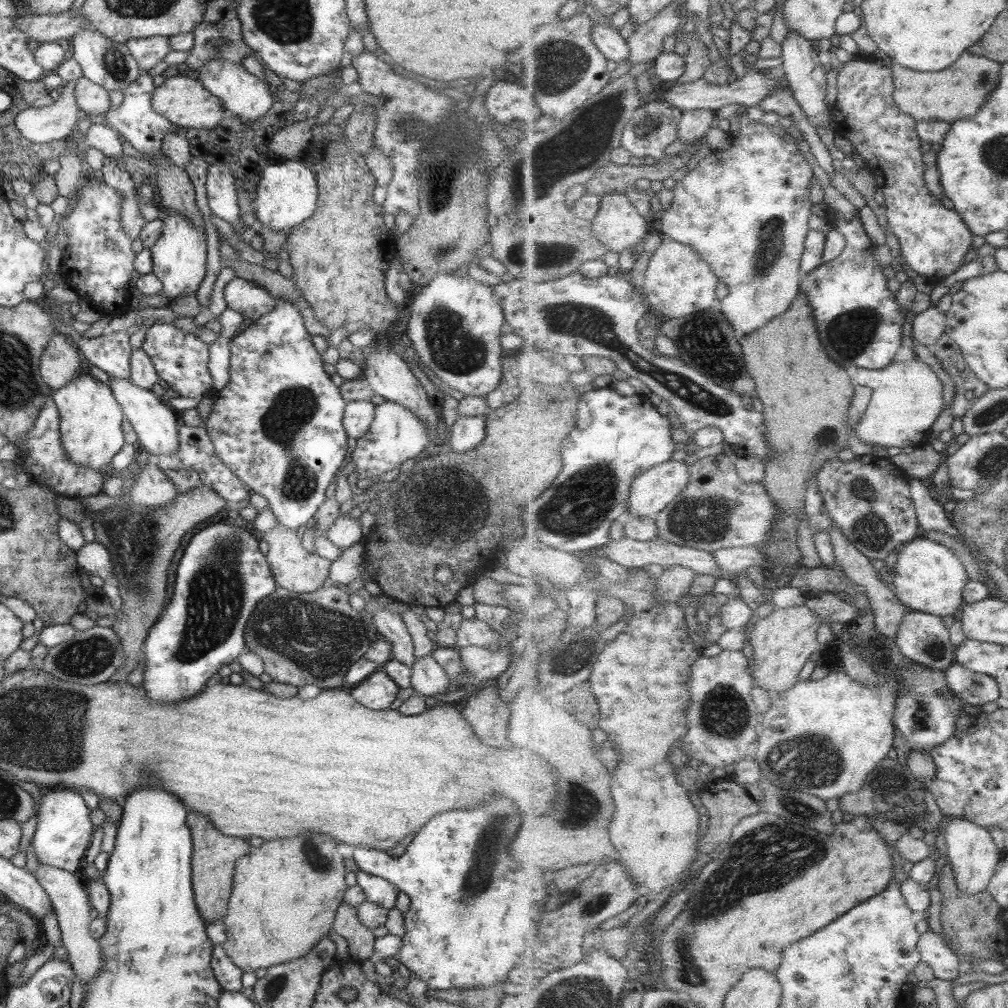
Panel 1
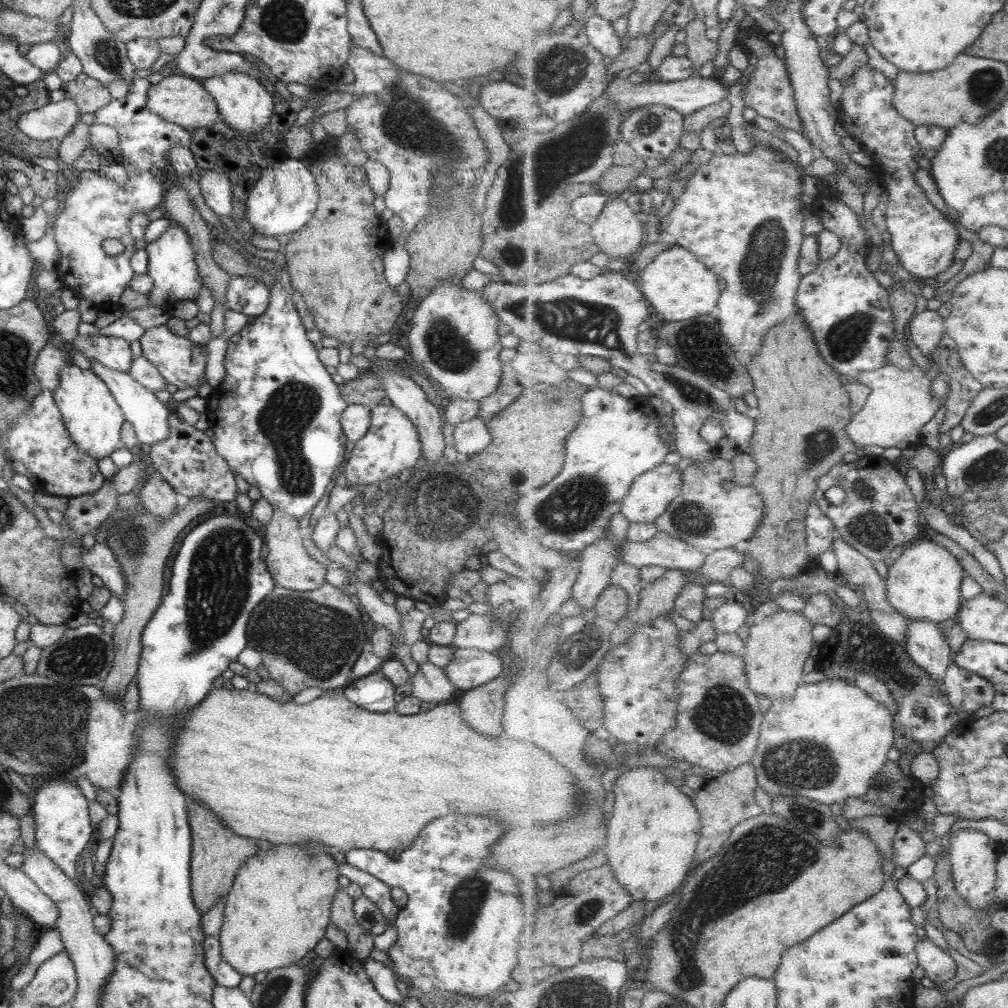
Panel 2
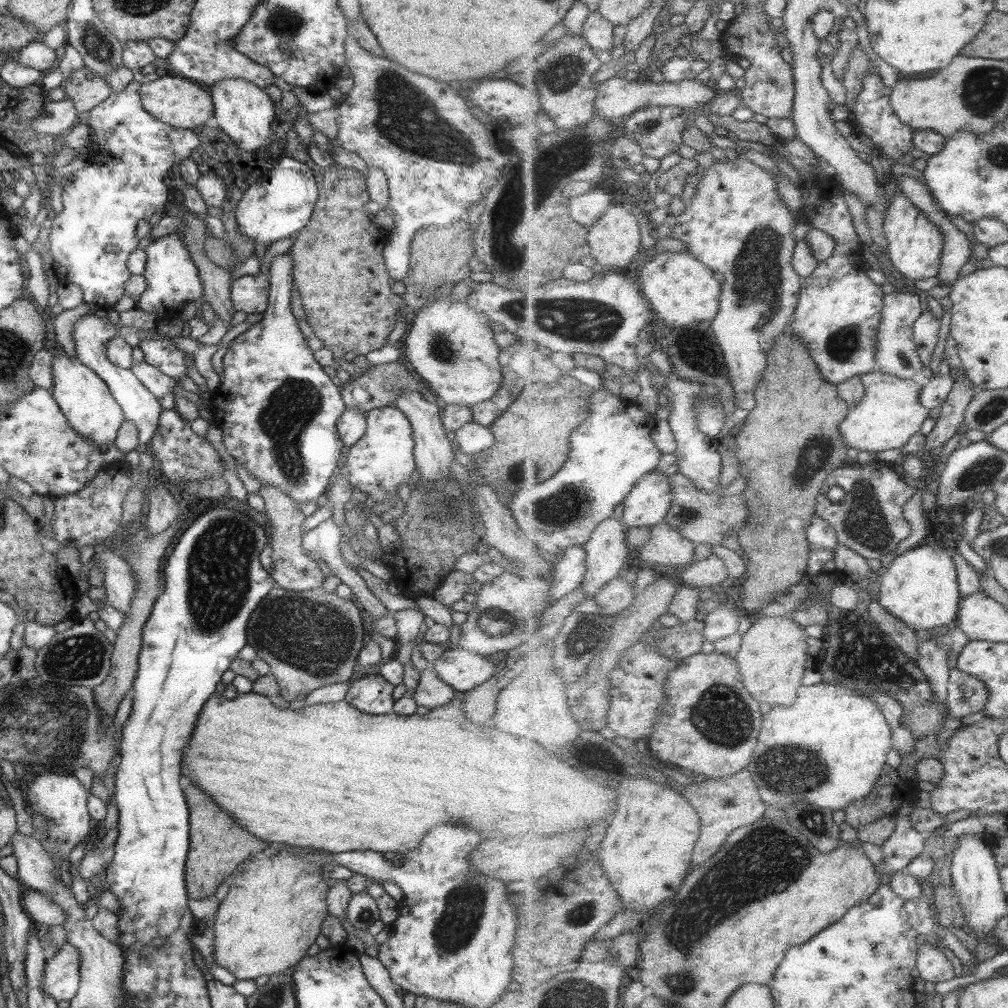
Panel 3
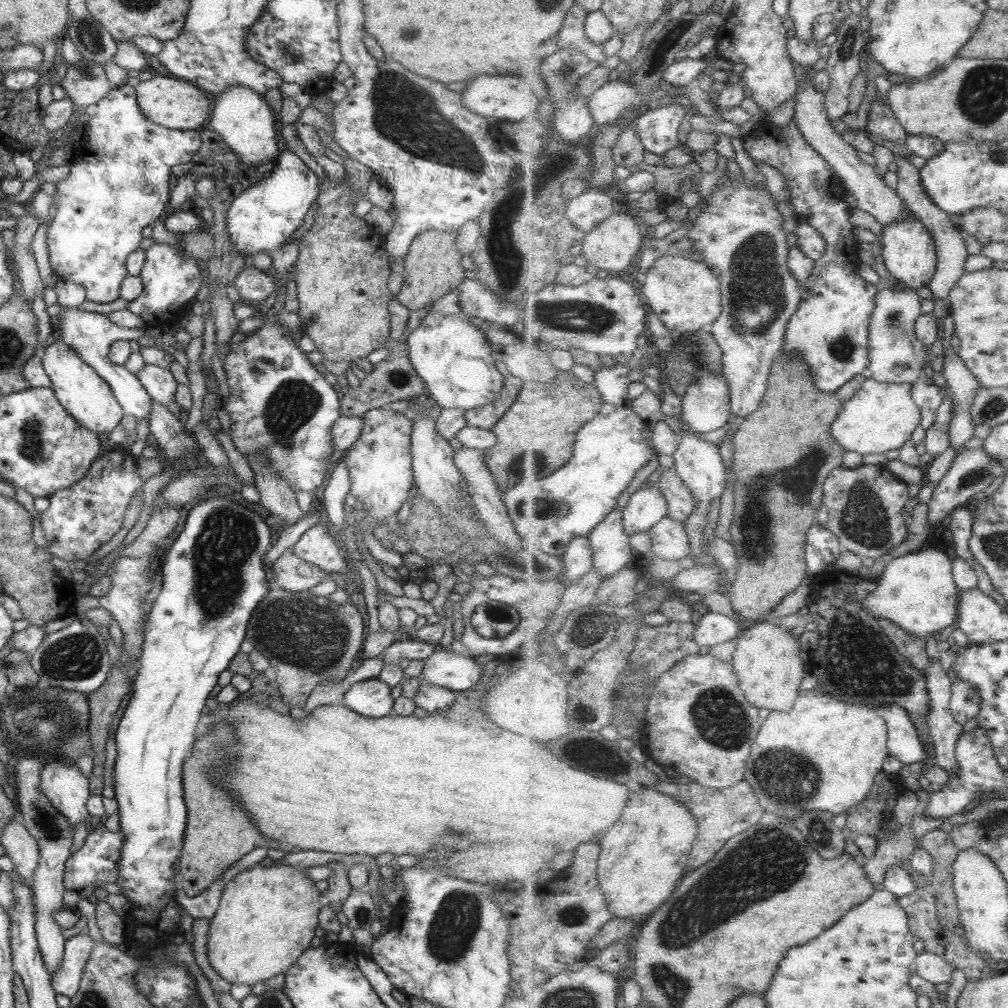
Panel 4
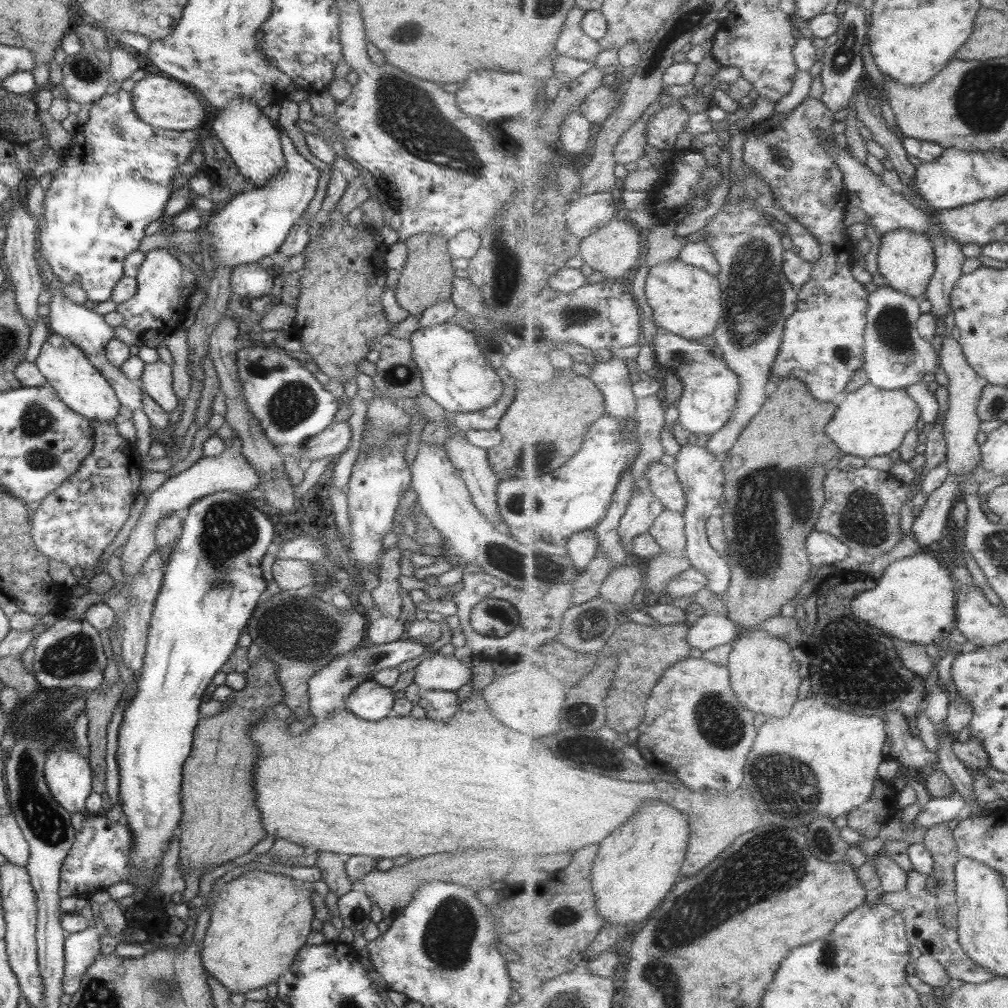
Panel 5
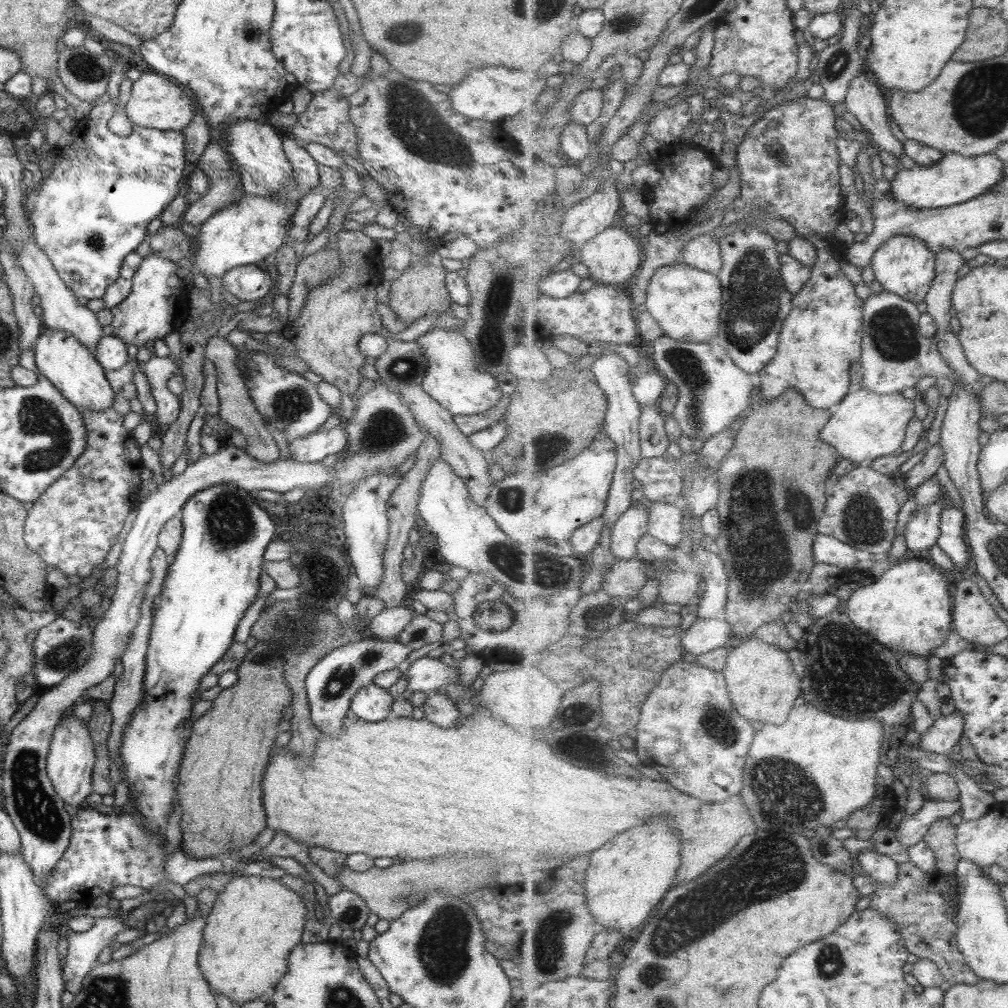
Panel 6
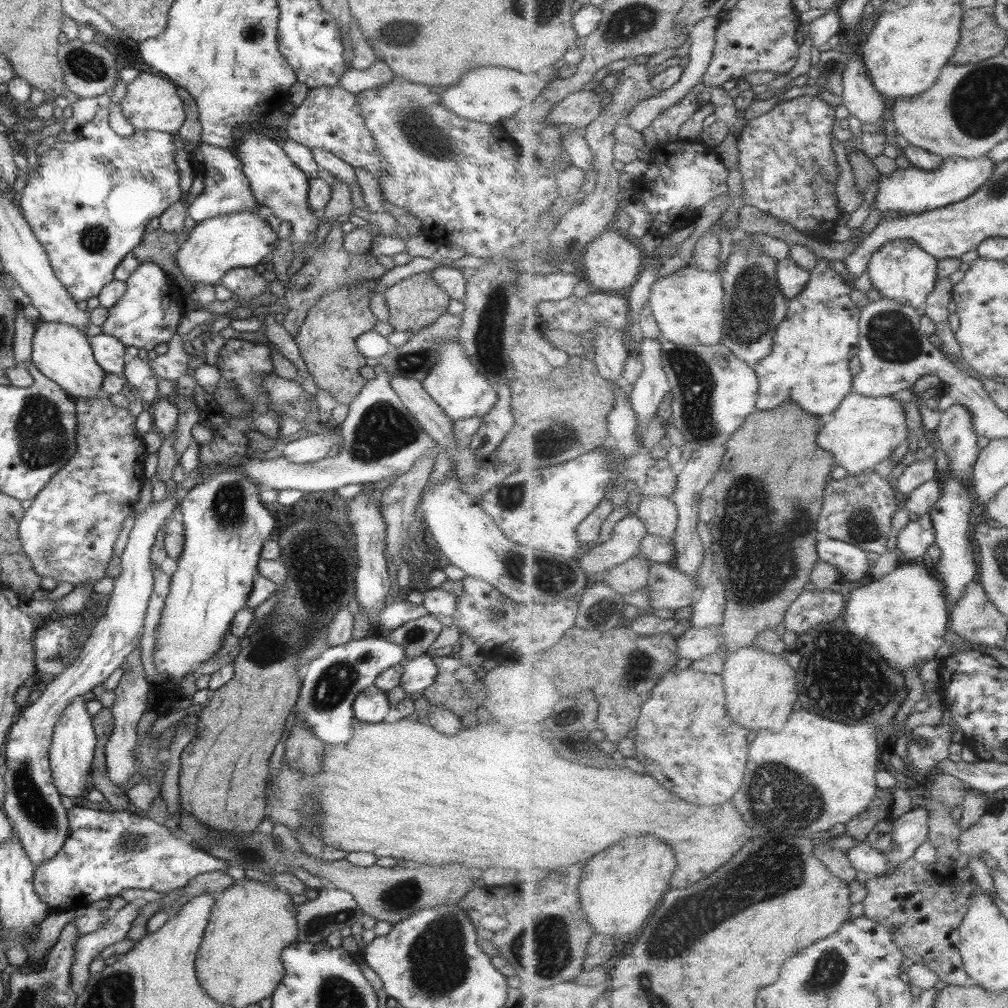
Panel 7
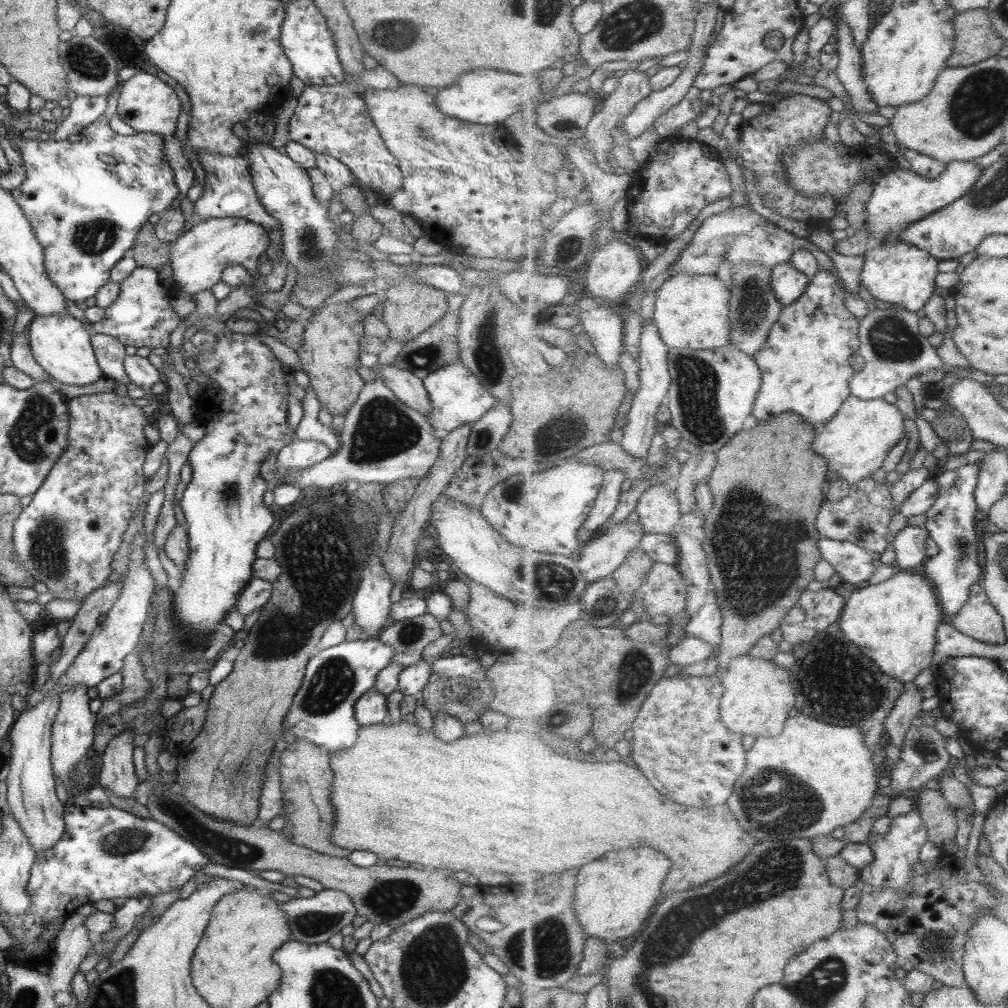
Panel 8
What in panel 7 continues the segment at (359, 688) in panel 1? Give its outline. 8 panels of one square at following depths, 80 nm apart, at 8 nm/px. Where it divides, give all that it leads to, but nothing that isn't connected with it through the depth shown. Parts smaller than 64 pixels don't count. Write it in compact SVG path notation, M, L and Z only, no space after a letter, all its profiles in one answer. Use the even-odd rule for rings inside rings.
M374 685L359 692L352 705L354 718L369 724L381 722L390 708L385 693Z

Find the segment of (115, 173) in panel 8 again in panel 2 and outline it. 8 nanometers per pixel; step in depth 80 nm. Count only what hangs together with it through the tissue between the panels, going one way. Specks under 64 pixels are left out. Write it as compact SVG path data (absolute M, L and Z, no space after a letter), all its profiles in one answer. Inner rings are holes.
M133 77L127 85L127 95L119 100L111 99L107 106L93 113L93 123L105 124L112 127L119 137L119 163L124 166L127 180L123 184L115 184L107 178L99 169L96 171L82 170L78 174L77 183L70 191L66 192L63 210L52 217L52 231L57 245L57 262L54 271L57 273L63 286L74 292L81 300L89 300L96 311L119 310L119 296L124 288L127 288L134 272L129 266L129 257L134 251L134 239L129 235L129 217L133 213L149 215L149 212L158 208L164 199L165 188L157 181L155 174L161 172L168 162L167 151L171 147L188 148L191 144L189 131L180 128L179 125L169 123L163 118L149 112L147 104L147 88L150 83L146 78ZM113 238L123 244L123 251L114 256L101 252L101 242Z

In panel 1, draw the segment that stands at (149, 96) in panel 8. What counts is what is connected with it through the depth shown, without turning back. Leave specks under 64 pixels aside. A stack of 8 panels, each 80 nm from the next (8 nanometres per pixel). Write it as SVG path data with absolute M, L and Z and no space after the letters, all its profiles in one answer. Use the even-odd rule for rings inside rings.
M180 75L167 78L161 86L154 88L150 104L154 112L181 130L188 128L197 130L207 128L209 130L211 126L220 122L224 112L219 100L203 89L198 81Z

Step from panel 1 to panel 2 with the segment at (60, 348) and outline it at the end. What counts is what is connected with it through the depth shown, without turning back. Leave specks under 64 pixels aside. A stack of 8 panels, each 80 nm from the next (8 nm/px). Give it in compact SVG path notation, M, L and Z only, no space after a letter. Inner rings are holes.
M47 343L39 350L33 365L33 374L41 390L52 391L58 385L60 368L71 363L71 360L66 361L65 353L51 343Z

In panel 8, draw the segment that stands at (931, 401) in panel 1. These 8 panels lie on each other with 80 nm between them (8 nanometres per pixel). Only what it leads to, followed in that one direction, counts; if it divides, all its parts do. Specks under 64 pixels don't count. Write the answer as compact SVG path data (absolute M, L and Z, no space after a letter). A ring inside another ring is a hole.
M851 395L837 415L821 426L815 439L815 452L825 456L830 470L849 484L859 484L883 466L887 454L905 436L902 409L884 399L867 400Z

